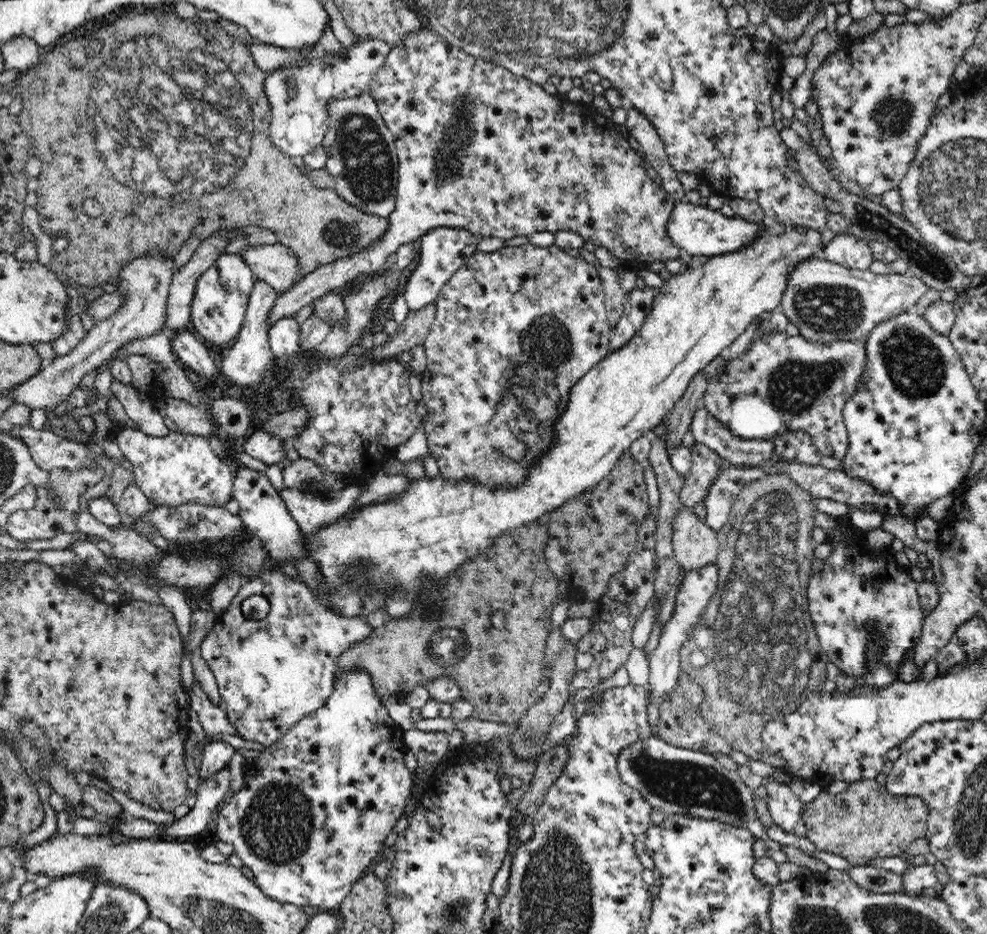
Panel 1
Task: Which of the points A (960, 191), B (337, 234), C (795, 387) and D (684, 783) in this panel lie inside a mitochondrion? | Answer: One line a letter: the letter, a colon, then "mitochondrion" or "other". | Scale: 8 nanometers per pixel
A: mitochondrion
B: mitochondrion
C: mitochondrion
D: mitochondrion

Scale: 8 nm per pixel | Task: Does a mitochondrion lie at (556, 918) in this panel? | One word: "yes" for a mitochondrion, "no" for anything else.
yes

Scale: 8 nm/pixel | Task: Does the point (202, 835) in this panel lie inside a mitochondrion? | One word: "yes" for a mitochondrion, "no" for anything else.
no

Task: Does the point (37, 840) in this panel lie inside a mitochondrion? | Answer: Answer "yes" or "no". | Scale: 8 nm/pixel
no

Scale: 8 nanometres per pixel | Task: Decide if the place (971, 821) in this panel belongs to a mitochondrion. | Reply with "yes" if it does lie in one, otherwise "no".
yes

